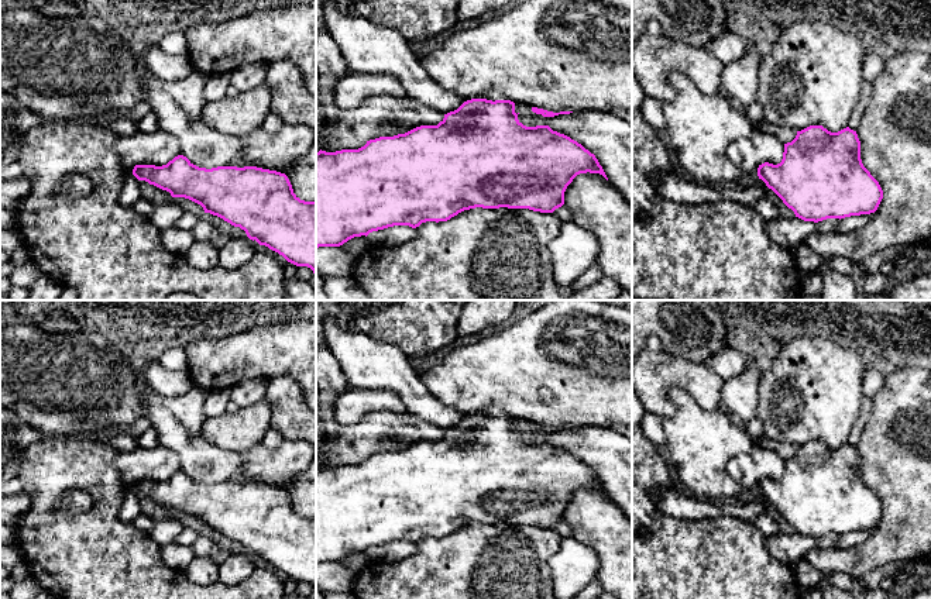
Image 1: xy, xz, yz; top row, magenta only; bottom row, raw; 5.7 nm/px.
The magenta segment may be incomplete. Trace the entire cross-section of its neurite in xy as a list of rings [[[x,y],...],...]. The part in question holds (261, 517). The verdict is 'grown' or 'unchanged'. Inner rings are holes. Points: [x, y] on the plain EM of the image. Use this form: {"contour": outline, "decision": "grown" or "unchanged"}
{"contour": [[[178,471],[162,482],[135,481],[133,490],[169,507],[172,513],[185,513],[200,520],[205,529],[240,543],[250,555],[278,568],[296,582],[310,583],[316,591],[316,517],[300,516],[285,489],[257,482],[206,485]]], "decision": "unchanged"}

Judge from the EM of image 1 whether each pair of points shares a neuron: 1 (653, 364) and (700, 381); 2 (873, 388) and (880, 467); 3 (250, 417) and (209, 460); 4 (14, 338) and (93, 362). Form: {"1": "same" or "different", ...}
{"1": "same", "2": "different", "3": "different", "4": "same"}

